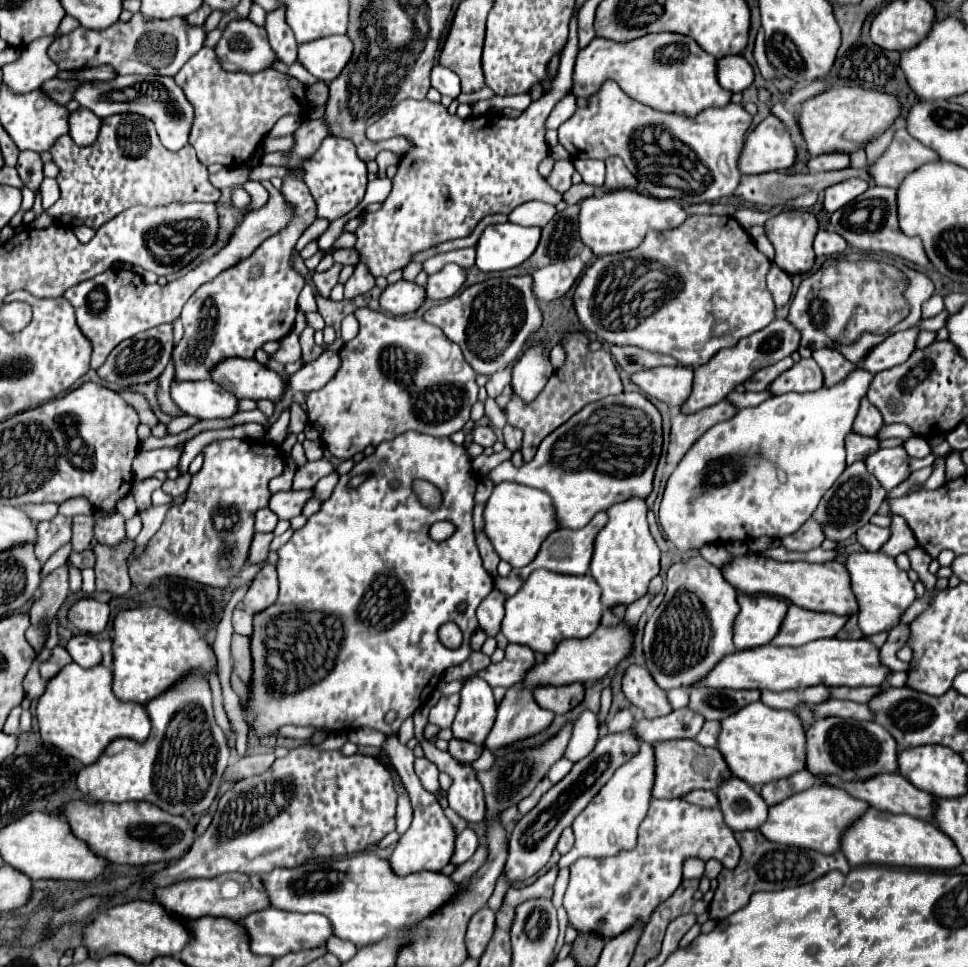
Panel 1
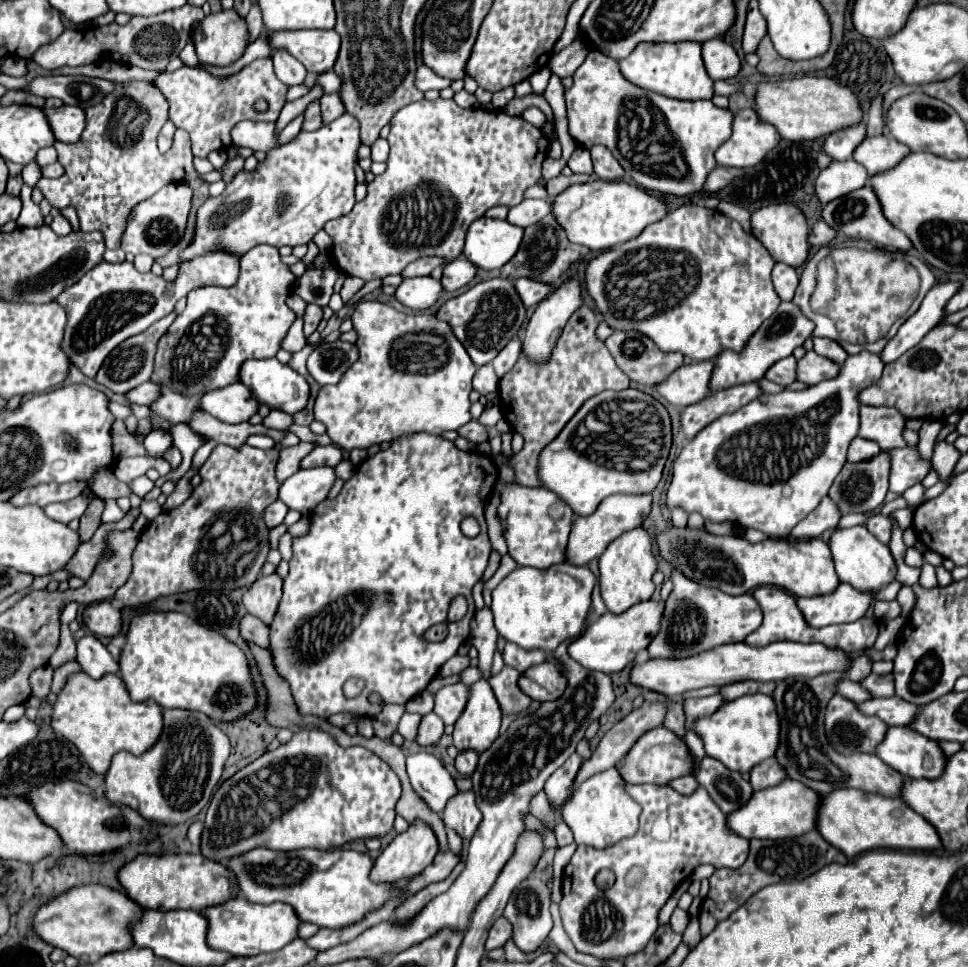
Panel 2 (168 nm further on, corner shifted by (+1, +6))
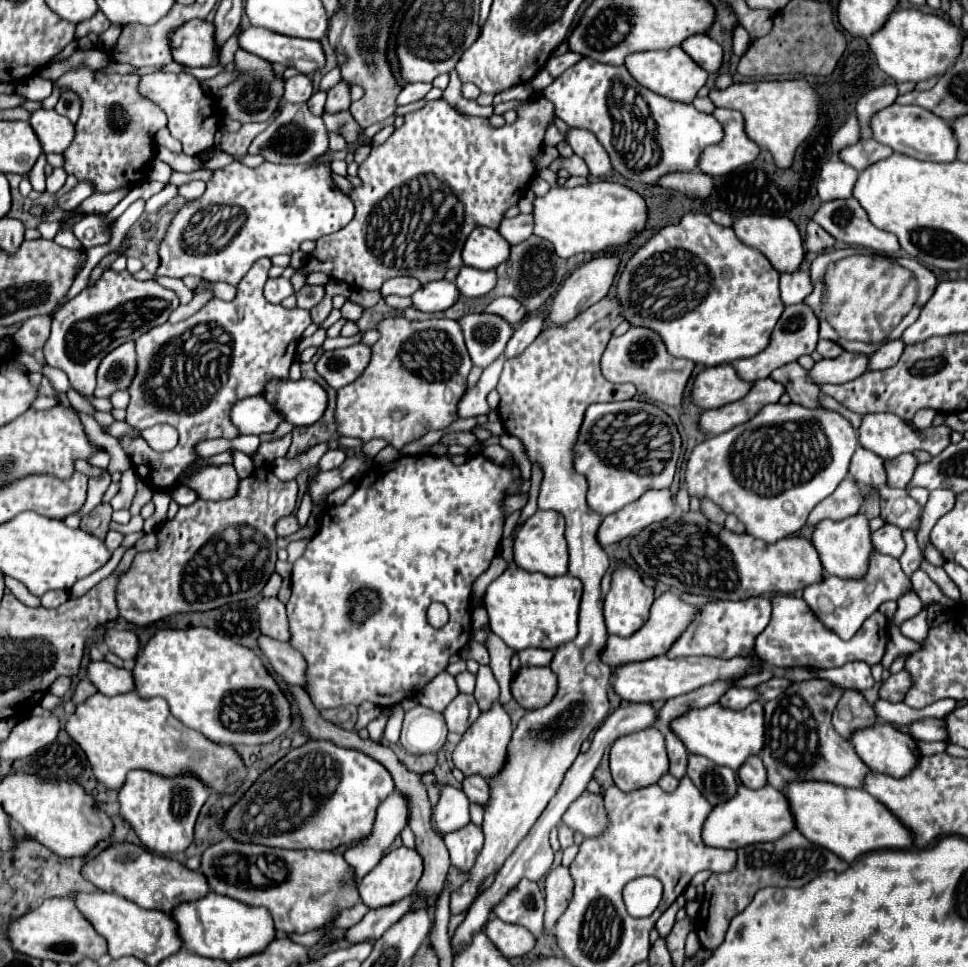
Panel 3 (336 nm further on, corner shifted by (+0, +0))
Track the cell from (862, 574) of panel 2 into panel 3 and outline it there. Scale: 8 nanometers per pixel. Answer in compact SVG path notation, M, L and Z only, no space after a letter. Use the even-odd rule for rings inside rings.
M861 513L853 517L845 517L841 521L819 521L813 527L811 543L815 545L823 571L837 577L863 577L869 565L869 553L871 553L871 531L869 531L869 519Z

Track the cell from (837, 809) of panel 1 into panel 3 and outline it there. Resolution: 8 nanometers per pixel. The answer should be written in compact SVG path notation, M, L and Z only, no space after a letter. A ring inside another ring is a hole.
M739 783L737 797L731 797L723 805L715 805L705 819L703 825L703 841L709 847L723 847L723 849L739 849L751 843L761 841L777 841L785 833L795 829L795 821L789 809L789 803L785 795L779 789L773 789L771 785L765 785L761 789L749 789Z

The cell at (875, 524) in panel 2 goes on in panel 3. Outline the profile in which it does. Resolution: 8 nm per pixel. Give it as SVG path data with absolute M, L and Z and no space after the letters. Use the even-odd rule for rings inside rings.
M885 525L879 531L873 533L873 545L879 553L883 555L891 555L891 557L901 557L901 553L905 551L905 541L903 541L903 533L901 529L897 529L895 525Z

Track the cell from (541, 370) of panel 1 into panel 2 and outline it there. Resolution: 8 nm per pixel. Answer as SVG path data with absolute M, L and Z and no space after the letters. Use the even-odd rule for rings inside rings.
M570 279L568 283L564 283L562 287L558 287L554 293L550 293L534 311L534 315L528 321L528 327L522 335L522 353L536 365L544 365L548 363L548 357L552 355L556 341L566 325L566 321L570 319L570 315L582 305L582 297L580 297L580 285L576 279Z

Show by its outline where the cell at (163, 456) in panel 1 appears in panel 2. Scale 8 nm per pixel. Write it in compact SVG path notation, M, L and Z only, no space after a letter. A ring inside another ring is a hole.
M218 443L210 453L208 461L198 471L202 483L192 491L192 495L178 507L178 511L160 513L142 531L140 541L132 555L132 573L128 581L116 591L116 599L124 605L150 603L158 597L192 591L192 589L238 589L250 585L258 579L260 569L270 551L268 547L268 527L262 521L264 509L278 499L280 483L274 477L274 467L278 461L276 449L256 449L248 443L236 447Z

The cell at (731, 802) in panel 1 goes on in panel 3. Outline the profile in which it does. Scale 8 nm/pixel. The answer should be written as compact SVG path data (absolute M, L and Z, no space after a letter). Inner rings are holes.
M689 755L687 775L697 785L697 789L701 789L701 795L705 795L711 805L727 801L737 791L735 771L729 767L713 765L713 761L701 755Z

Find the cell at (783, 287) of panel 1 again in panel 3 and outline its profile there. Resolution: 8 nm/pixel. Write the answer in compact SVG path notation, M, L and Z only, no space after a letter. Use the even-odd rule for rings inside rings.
M793 271L793 273L783 273L781 275L781 299L785 305L801 303L809 293L811 293L811 275L809 271Z

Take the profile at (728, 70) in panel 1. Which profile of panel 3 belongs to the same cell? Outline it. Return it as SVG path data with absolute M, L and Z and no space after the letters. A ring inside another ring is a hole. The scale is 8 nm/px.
M695 35L683 41L683 51L695 61L699 63L707 73L717 73L723 61L723 51L719 47L719 43L715 43L711 37L707 35Z

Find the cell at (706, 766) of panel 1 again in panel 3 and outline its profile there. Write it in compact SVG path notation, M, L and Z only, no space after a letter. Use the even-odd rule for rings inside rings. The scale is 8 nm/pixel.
M649 727L649 729L641 729L637 733L629 733L625 737L619 737L613 745L611 745L611 775L615 785L629 793L633 789L639 787L647 787L659 781L661 775L665 775L669 771L669 759L667 759L667 751L665 751L665 737L657 727Z

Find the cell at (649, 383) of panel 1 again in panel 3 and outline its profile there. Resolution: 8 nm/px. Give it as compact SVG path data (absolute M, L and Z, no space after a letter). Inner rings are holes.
M717 365L701 371L693 387L693 403L701 409L717 409L727 403L743 399L751 381L743 381L731 365Z

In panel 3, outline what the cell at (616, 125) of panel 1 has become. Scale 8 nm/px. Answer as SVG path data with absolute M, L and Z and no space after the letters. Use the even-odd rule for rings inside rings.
M581 59L559 75L543 95L555 105L557 117L569 127L585 127L593 131L605 147L611 167L633 181L653 185L661 175L673 171L697 169L701 151L723 139L723 127L713 115L697 111L693 105L671 101L641 87L625 67ZM635 109L641 117L637 117ZM647 109L651 111L647 115Z

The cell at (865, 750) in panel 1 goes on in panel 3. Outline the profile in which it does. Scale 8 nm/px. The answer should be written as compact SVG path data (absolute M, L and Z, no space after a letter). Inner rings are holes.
M845 691L833 713L833 727L845 739L861 727L871 727L877 723L877 715L861 691Z

